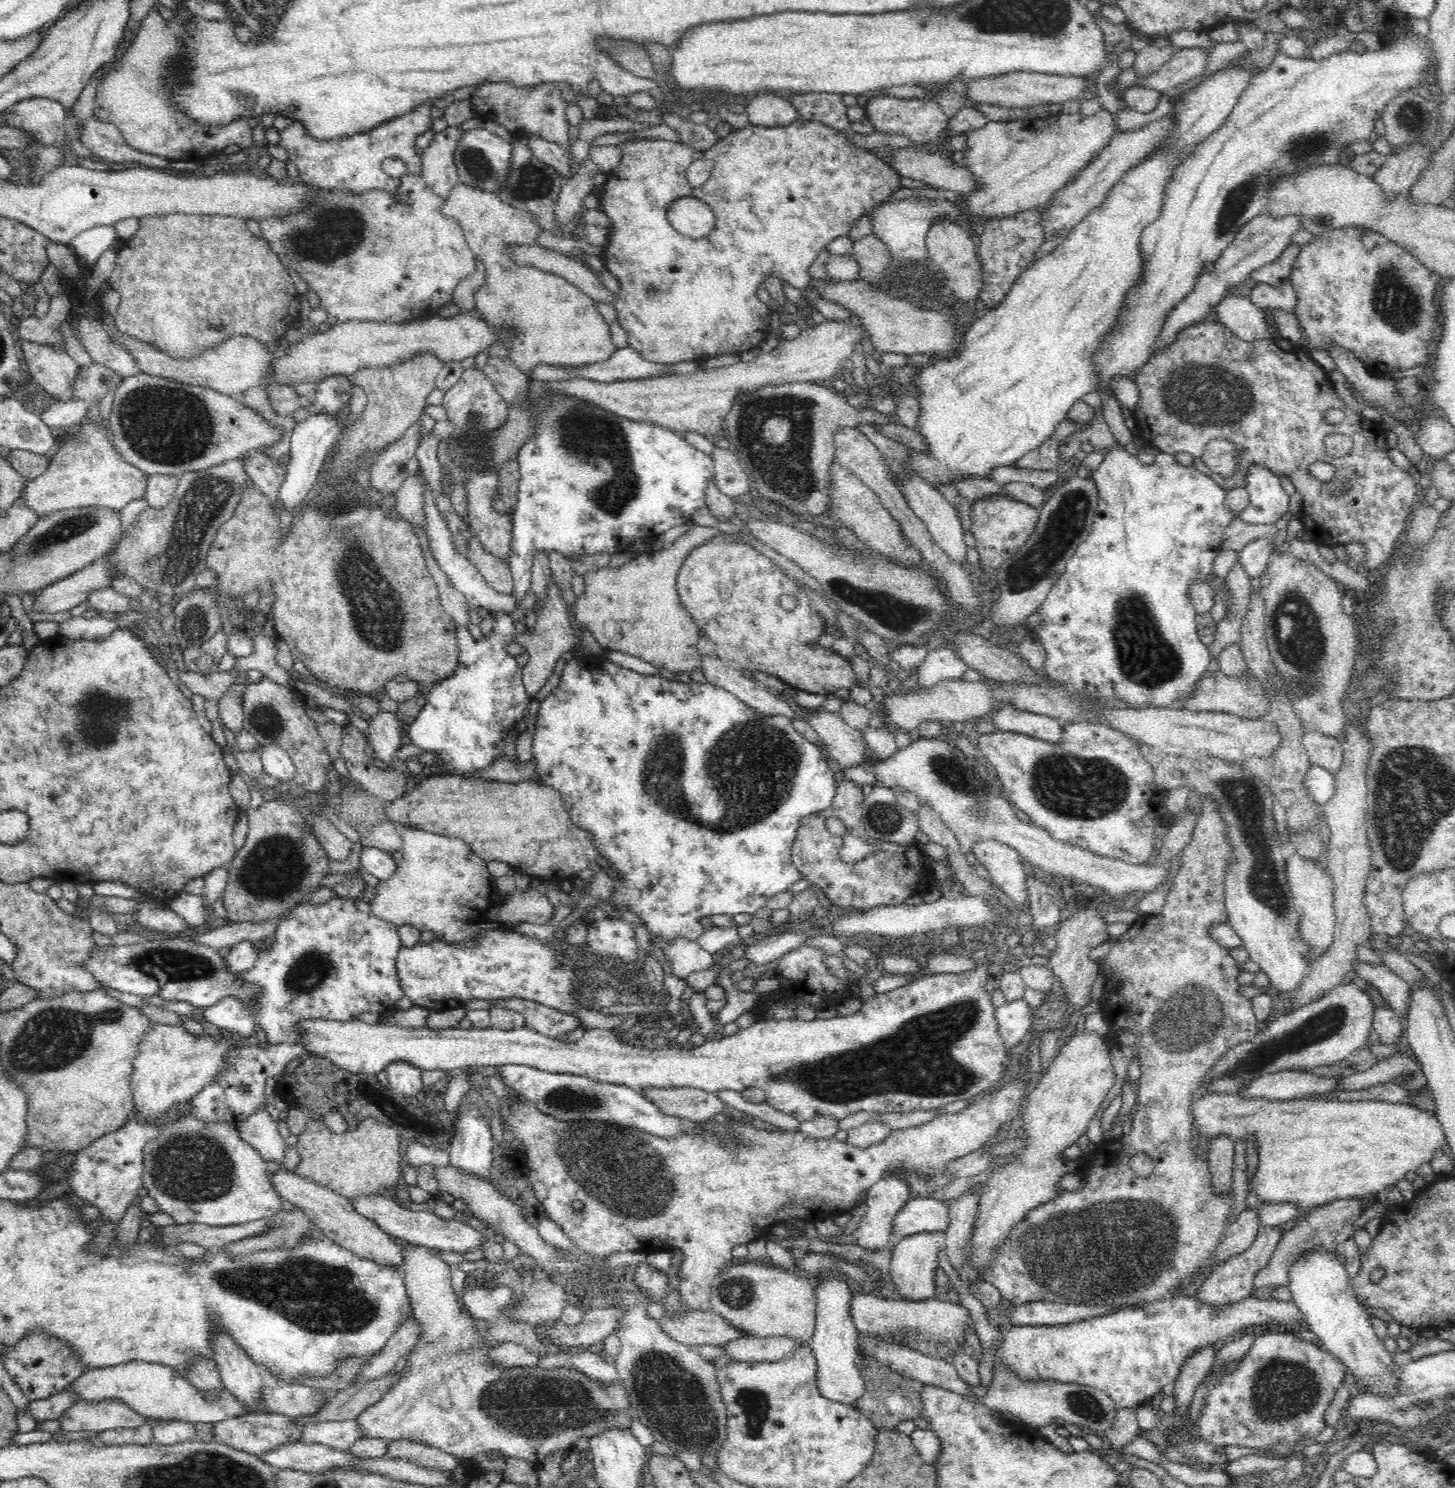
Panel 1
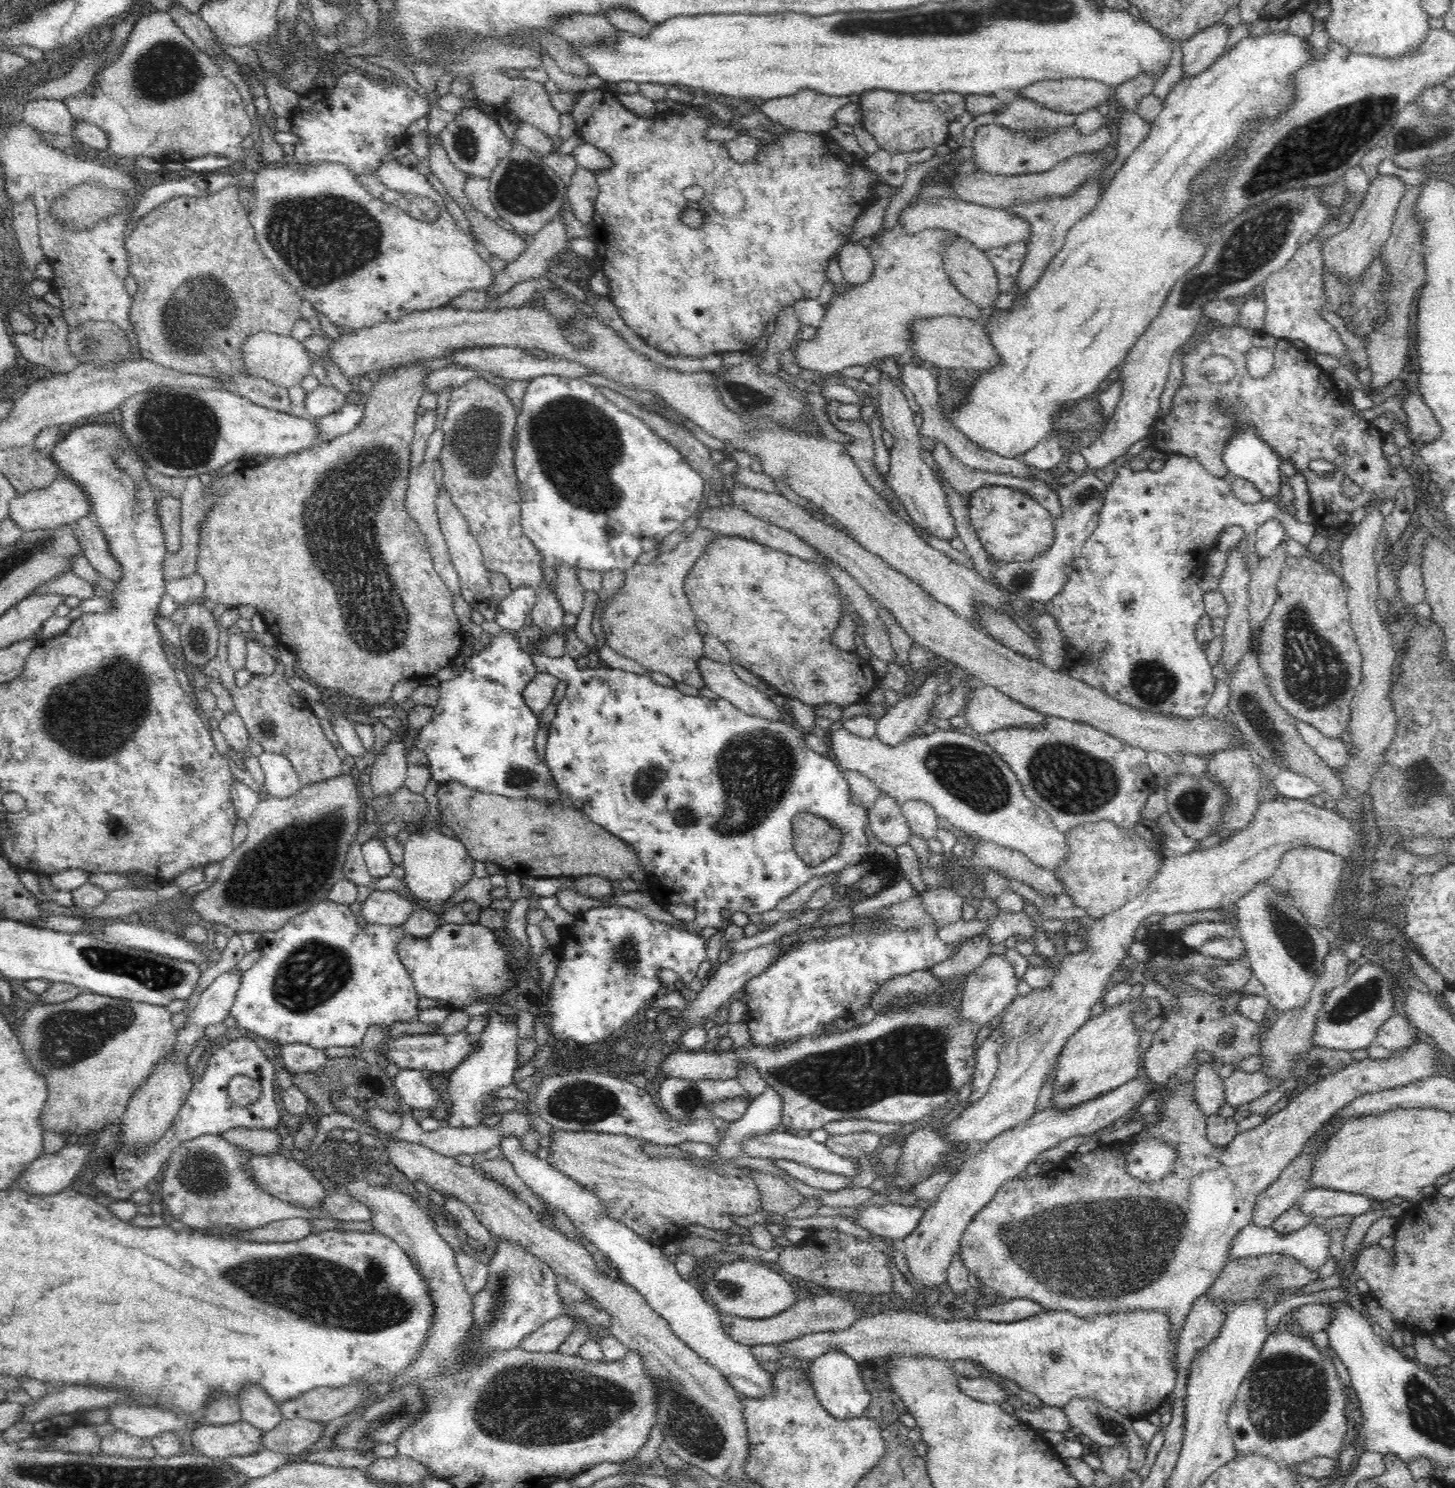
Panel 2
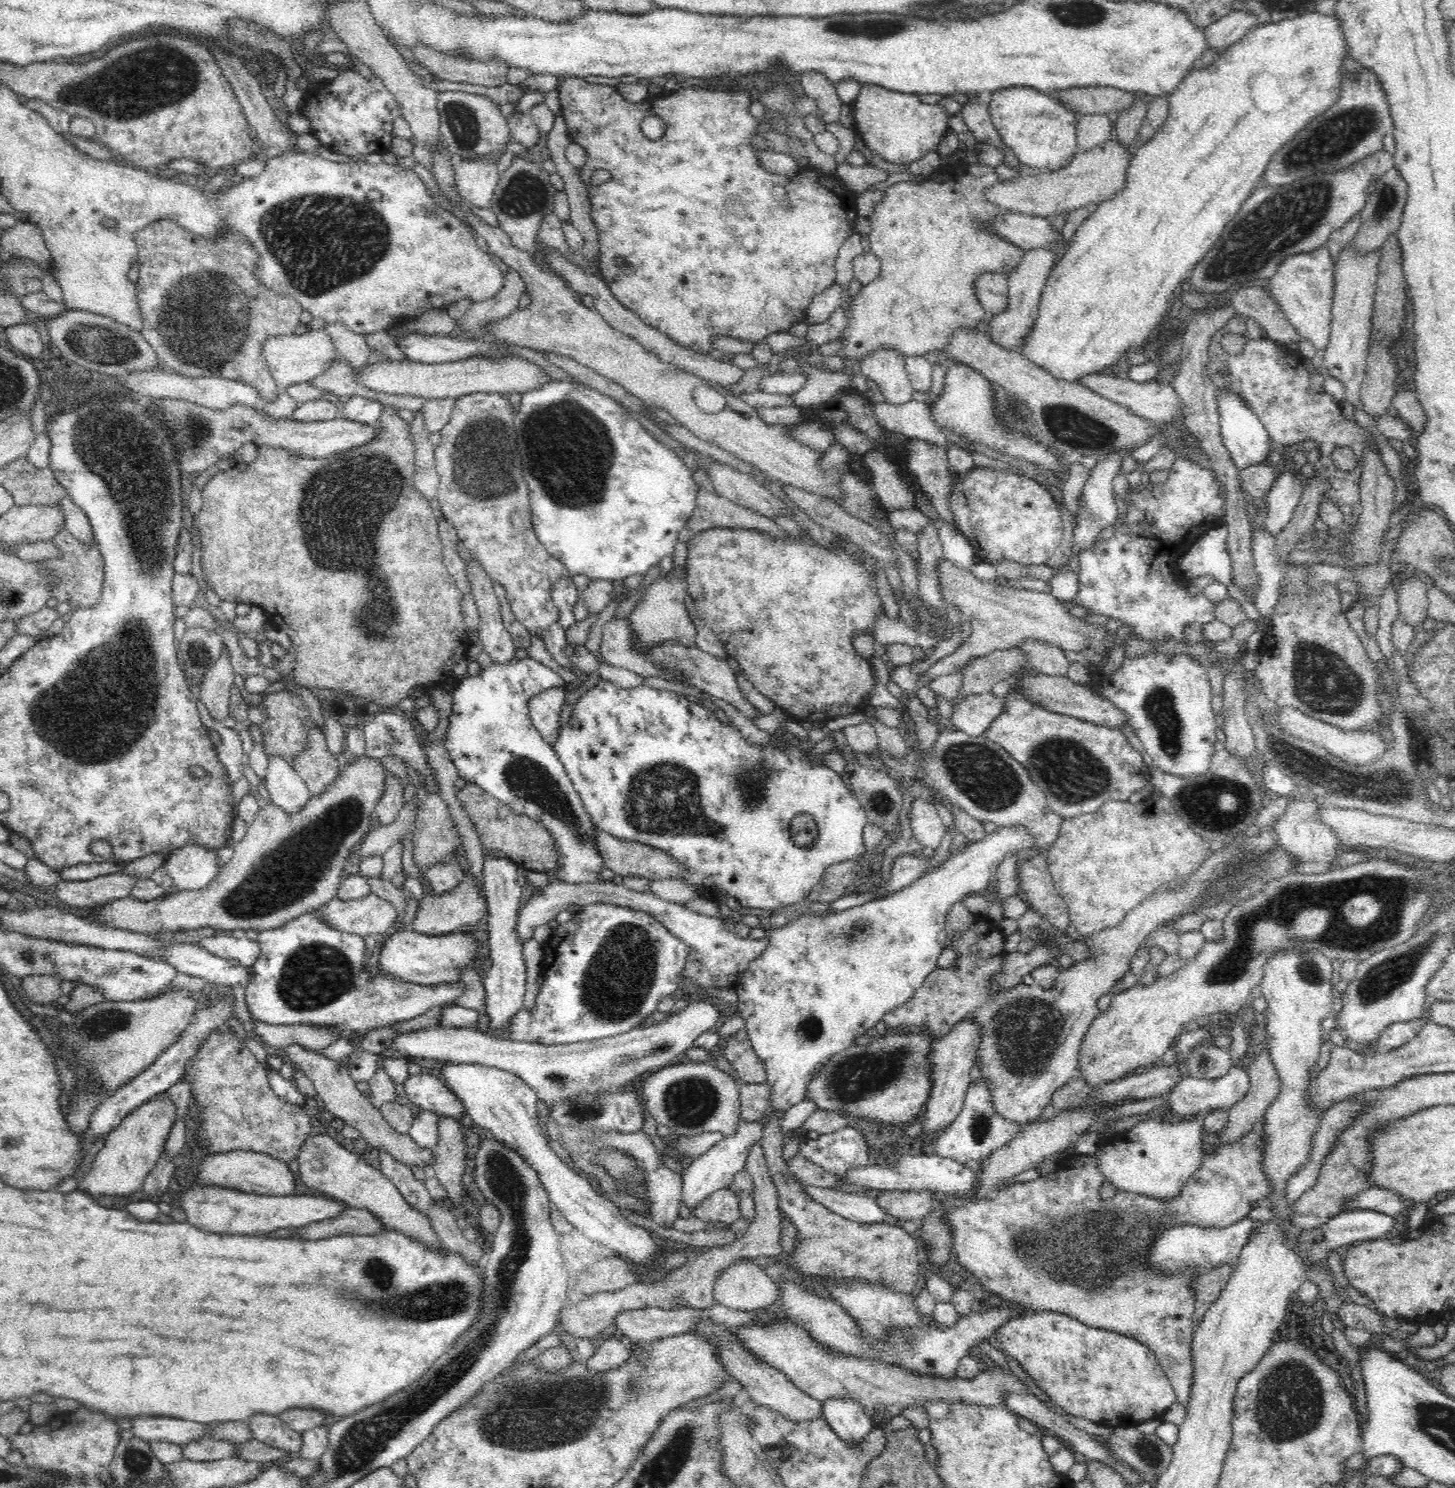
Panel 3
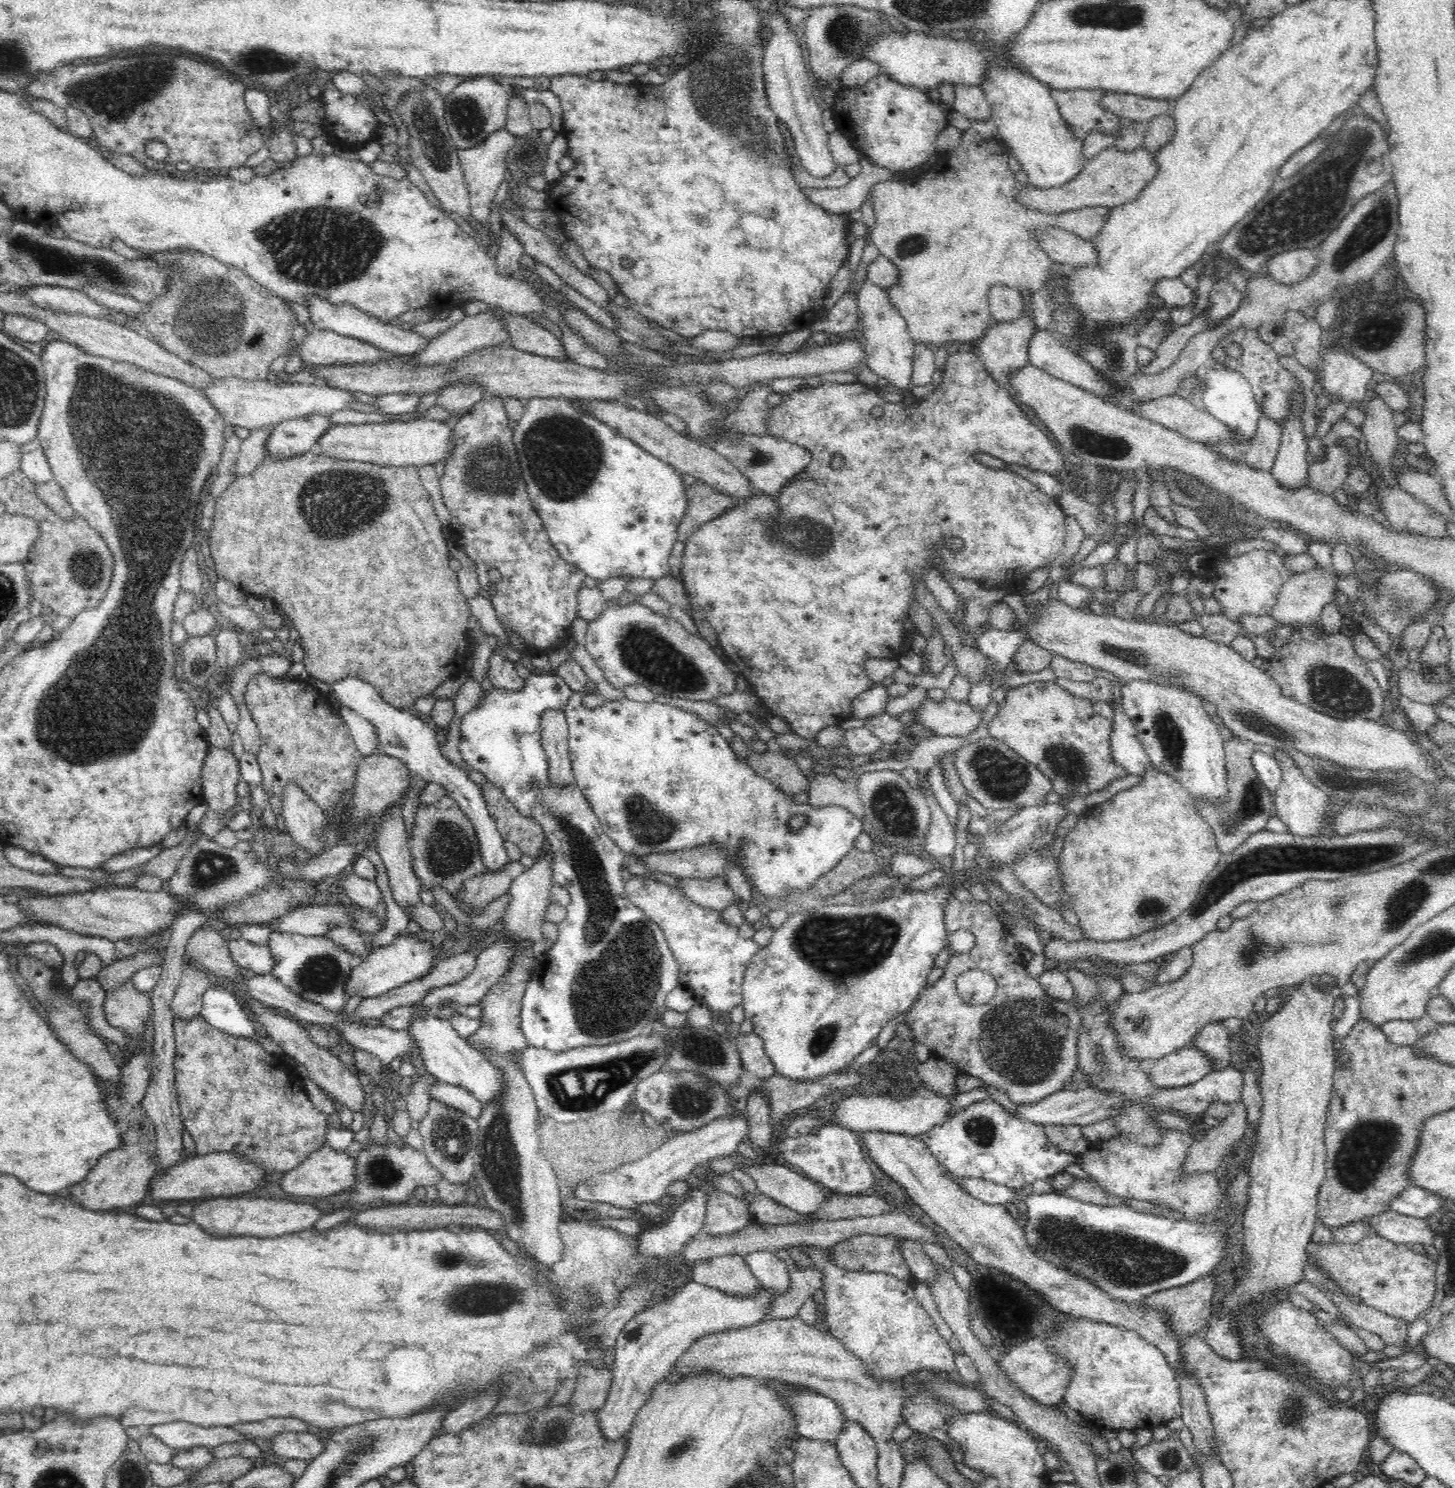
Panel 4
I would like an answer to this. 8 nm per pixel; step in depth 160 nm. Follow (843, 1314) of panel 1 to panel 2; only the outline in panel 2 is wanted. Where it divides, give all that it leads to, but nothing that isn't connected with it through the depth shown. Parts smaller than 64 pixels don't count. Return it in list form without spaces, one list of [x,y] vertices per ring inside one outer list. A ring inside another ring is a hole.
[[[828,1350],[813,1361],[809,1379],[816,1392],[818,1401],[830,1416],[840,1420],[862,1416],[871,1404],[871,1395],[864,1384],[859,1363],[839,1350]]]

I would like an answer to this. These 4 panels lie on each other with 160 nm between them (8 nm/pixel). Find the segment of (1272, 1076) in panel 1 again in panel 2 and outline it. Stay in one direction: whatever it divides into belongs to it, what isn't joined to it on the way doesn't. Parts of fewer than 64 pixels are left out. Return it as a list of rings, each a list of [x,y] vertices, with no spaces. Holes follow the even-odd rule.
[[[1238,1069],[1225,1078],[1224,1081],[1225,1099],[1234,1107],[1246,1102],[1252,1102],[1255,1098],[1284,1083],[1284,1080],[1269,1078],[1269,1076],[1260,1071],[1246,1072]]]

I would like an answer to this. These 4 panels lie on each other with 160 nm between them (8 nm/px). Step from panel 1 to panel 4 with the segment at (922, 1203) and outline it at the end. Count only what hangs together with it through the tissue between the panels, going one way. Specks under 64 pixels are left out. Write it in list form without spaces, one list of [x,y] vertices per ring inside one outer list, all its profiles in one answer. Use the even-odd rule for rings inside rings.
[[[779,1161],[763,1165],[742,1163],[741,1169],[756,1180],[757,1194],[769,1196],[800,1214],[813,1213],[832,1194],[831,1191],[824,1193],[818,1183]]]

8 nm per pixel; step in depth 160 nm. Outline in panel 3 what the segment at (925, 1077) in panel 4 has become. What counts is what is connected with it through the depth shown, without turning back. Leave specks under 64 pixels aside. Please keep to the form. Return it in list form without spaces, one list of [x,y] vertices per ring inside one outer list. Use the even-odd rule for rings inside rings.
[[[962,1020],[944,1038],[931,1044],[931,1093],[928,1097],[926,1110],[921,1117],[923,1130],[919,1138],[927,1143],[932,1137],[936,1137],[942,1127],[948,1126],[962,1110],[964,1098],[971,1084],[970,1070],[975,1064],[977,1046],[981,1041],[981,1026],[971,1020]]]

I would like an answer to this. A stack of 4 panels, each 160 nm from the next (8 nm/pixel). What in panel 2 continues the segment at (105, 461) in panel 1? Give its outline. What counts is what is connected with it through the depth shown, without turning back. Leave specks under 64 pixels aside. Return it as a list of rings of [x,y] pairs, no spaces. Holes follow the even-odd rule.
[[[65,474],[56,476],[48,488],[34,488],[34,490],[17,496],[9,504],[8,517],[25,532],[30,530],[54,530],[62,526],[73,525],[79,518],[91,513],[89,498],[81,488]]]

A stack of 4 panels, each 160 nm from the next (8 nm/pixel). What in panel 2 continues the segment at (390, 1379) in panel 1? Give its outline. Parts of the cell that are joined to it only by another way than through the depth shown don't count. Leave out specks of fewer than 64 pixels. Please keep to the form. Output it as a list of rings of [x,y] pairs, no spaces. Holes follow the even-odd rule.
[[[305,1418],[283,1419],[274,1430],[262,1435],[263,1448],[290,1455],[309,1452],[321,1438],[326,1423]]]

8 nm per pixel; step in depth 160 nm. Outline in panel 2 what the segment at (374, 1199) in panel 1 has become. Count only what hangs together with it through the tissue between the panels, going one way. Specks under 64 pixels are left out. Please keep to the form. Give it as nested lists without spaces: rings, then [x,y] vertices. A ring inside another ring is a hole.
[[[204,1134],[194,1138],[194,1140],[186,1140],[184,1144],[180,1144],[166,1160],[169,1164],[163,1172],[162,1200],[170,1209],[174,1218],[181,1220],[186,1227],[196,1229],[212,1229],[229,1226],[234,1232],[242,1230],[250,1230],[250,1228],[262,1228],[270,1222],[278,1222],[278,1220],[286,1220],[286,1218],[305,1218],[305,1219],[324,1219],[326,1220],[344,1220],[344,1222],[354,1222],[354,1220],[371,1220],[371,1210],[362,1204],[359,1200],[354,1200],[346,1192],[338,1191],[334,1196],[327,1196],[322,1204],[315,1209],[308,1209],[294,1206],[293,1204],[284,1202],[272,1196],[269,1192],[264,1192],[260,1188],[251,1174],[249,1174],[249,1166],[245,1164],[248,1152],[244,1149],[237,1148],[234,1144],[226,1141],[223,1136]]]

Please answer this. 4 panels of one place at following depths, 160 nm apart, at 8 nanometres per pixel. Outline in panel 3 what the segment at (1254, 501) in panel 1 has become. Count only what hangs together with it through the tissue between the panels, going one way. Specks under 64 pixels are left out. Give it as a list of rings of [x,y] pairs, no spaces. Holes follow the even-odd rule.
[[[1218,390],[1216,393],[1218,412],[1220,413],[1221,436],[1228,455],[1232,457],[1238,470],[1250,465],[1257,465],[1262,461],[1270,460],[1270,456],[1276,456],[1276,449],[1262,421],[1248,408],[1242,395],[1236,391]]]

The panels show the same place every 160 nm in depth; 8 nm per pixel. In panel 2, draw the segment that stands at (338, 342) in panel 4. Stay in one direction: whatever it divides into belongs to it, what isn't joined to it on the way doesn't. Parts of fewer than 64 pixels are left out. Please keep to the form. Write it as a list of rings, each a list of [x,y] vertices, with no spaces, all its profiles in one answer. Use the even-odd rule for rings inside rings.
[[[263,331],[250,336],[242,345],[242,352],[249,376],[264,378],[287,389],[301,384],[302,379],[313,373],[312,358],[308,354],[308,349],[304,347],[303,342],[292,336],[278,336]]]

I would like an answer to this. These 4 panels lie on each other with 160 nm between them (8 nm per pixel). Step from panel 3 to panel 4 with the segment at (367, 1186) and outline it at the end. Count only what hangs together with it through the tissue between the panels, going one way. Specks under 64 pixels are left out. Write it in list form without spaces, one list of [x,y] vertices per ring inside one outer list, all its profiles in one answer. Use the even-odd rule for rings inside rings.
[[[325,1143],[322,1148],[316,1149],[304,1162],[296,1168],[286,1171],[278,1179],[284,1192],[295,1194],[299,1198],[324,1197],[345,1193],[353,1189],[356,1184],[356,1158],[347,1153],[334,1150]]]

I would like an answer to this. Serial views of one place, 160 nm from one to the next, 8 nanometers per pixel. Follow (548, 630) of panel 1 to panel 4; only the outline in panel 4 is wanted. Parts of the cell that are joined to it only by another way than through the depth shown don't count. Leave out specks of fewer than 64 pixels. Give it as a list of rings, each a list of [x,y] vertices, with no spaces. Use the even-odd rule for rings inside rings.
[[[564,710],[544,712],[540,720],[540,729],[552,787],[560,789],[576,784],[568,750],[569,732]]]

